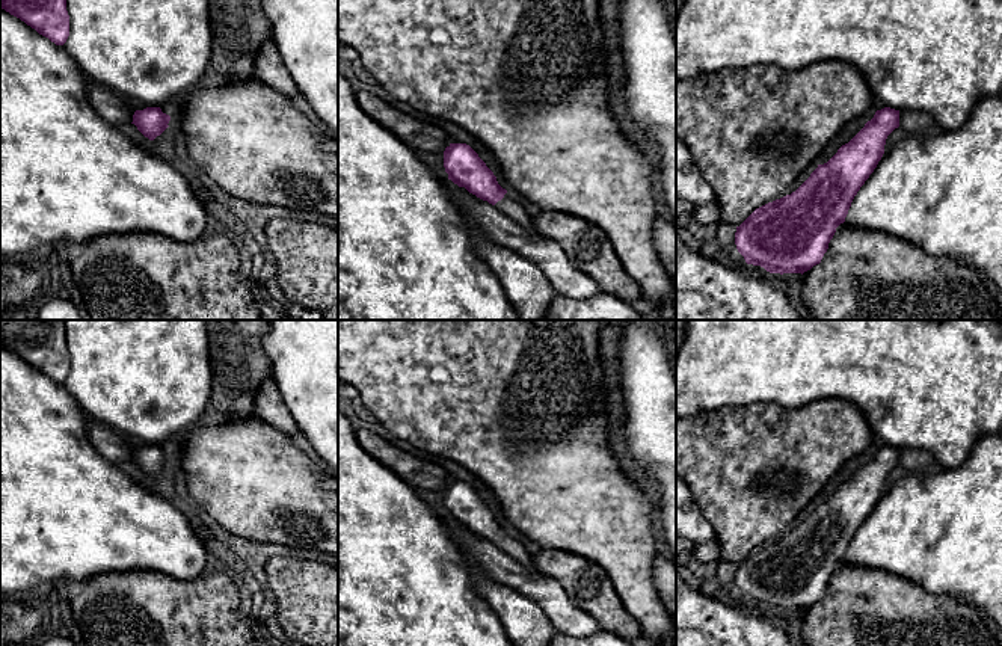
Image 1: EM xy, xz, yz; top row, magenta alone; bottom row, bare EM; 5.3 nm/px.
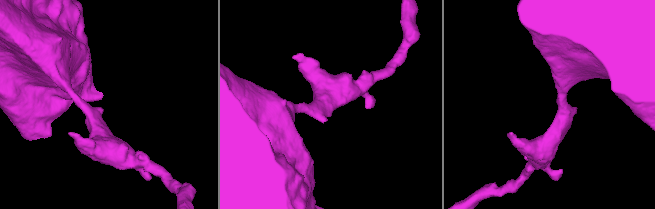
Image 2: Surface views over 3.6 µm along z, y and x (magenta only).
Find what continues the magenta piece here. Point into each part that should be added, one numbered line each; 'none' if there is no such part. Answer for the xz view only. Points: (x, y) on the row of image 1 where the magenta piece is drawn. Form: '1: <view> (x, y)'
1: xz (507, 206)

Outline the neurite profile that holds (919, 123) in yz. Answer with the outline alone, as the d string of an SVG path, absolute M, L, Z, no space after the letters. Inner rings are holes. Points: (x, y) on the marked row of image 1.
M899 110L899 128L907 134L930 134L937 130L936 121L922 110Z

